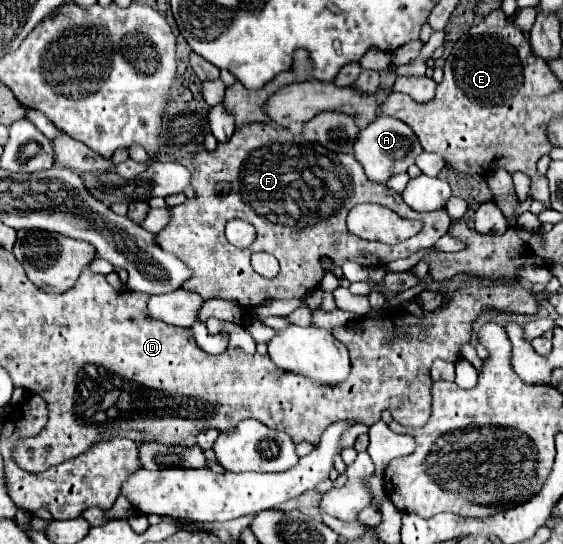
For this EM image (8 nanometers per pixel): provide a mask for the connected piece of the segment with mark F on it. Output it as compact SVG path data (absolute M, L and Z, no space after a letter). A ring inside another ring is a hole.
M262 123L246 125L246 127L238 129L238 131L230 137L228 143L218 145L212 153L208 153L206 149L200 149L198 155L196 155L196 159L194 159L194 165L196 165L196 169L194 169L192 185L194 185L194 191L196 191L196 199L194 199L194 201L186 201L186 203L176 205L176 207L168 207L168 211L170 211L170 223L168 223L160 233L156 233L156 243L158 243L158 247L160 247L162 251L174 253L188 269L192 269L192 279L188 279L188 283L184 283L182 289L190 289L190 291L198 293L202 299L214 299L214 297L216 297L216 299L224 299L224 301L238 303L240 307L246 307L246 309L254 309L254 307L258 307L258 305L260 305L262 301L266 301L266 299L306 297L312 289L316 289L316 287L320 285L320 281L322 281L322 277L324 277L324 271L322 271L322 267L320 267L320 259L322 259L322 257L330 257L336 265L342 265L344 261L356 261L356 263L360 263L360 265L364 265L364 267L384 267L384 265L390 263L390 261L406 259L406 257L410 257L410 255L414 255L414 253L418 253L418 251L422 251L422 249L428 249L430 245L434 245L434 243L438 241L438 211L432 211L432 213L416 213L416 211L412 211L412 209L404 203L404 199L400 199L400 195L394 193L388 185L372 183L372 181L364 175L362 165L360 165L352 155L342 155L342 153L326 151L326 149L320 147L318 143L310 143L310 141L306 141L306 139L300 139L300 137L292 135L292 133L290 133L288 129L284 129L284 127L262 125ZM358 203L380 203L380 205L384 205L384 207L390 207L390 209L394 209L394 211L396 211L400 217L404 217L404 219L422 221L422 229L420 229L420 233L414 237L414 241L408 241L408 249L398 249L396 245L384 245L384 243L380 243L380 241L366 241L366 239L360 239L360 237L352 235L352 233L346 229L346 215L348 215L348 211L350 211L354 205L358 205ZM232 219L244 219L244 221L248 221L250 225L256 227L256 241L254 241L248 249L230 247L230 243L226 241L226 237L224 237L224 227L226 227L226 223L232 221ZM254 251L264 251L264 253L274 255L274 257L280 261L282 271L280 271L274 279L266 279L266 277L258 275L258 273L252 269L252 265L250 265L250 255L252 255Z

